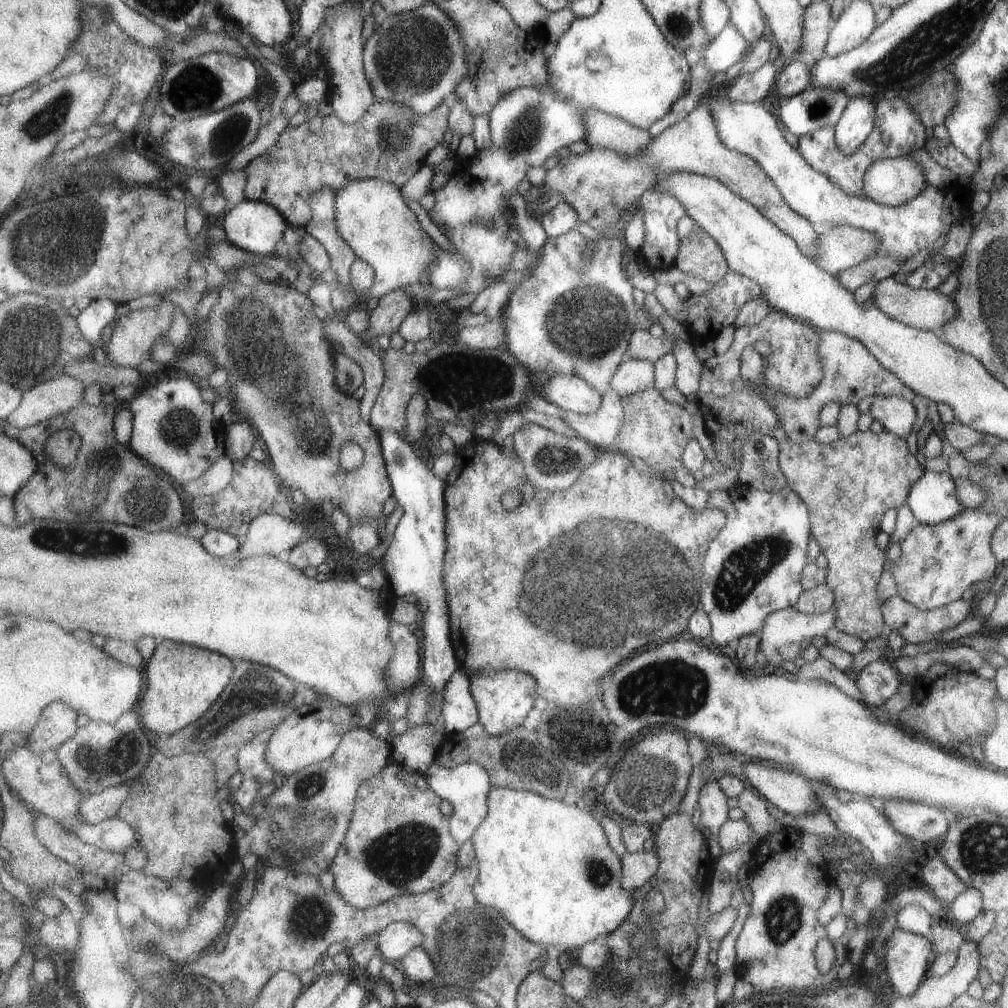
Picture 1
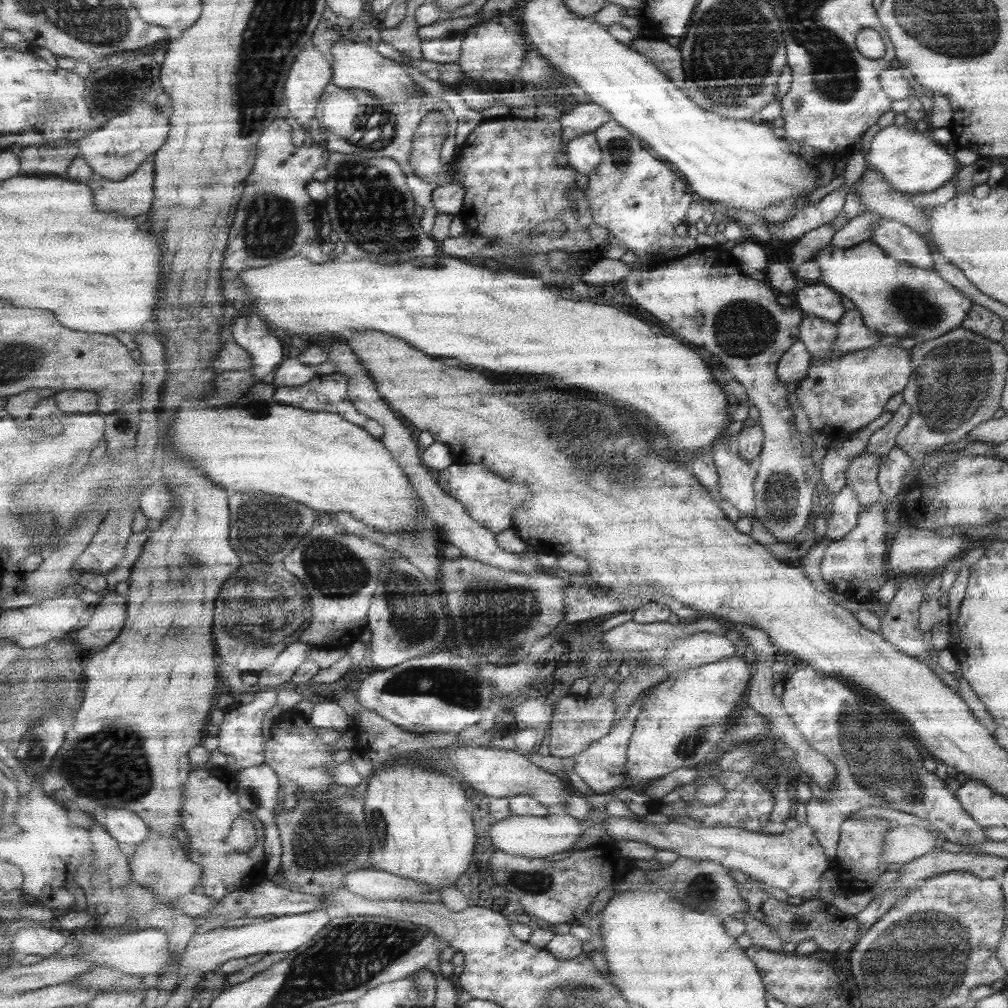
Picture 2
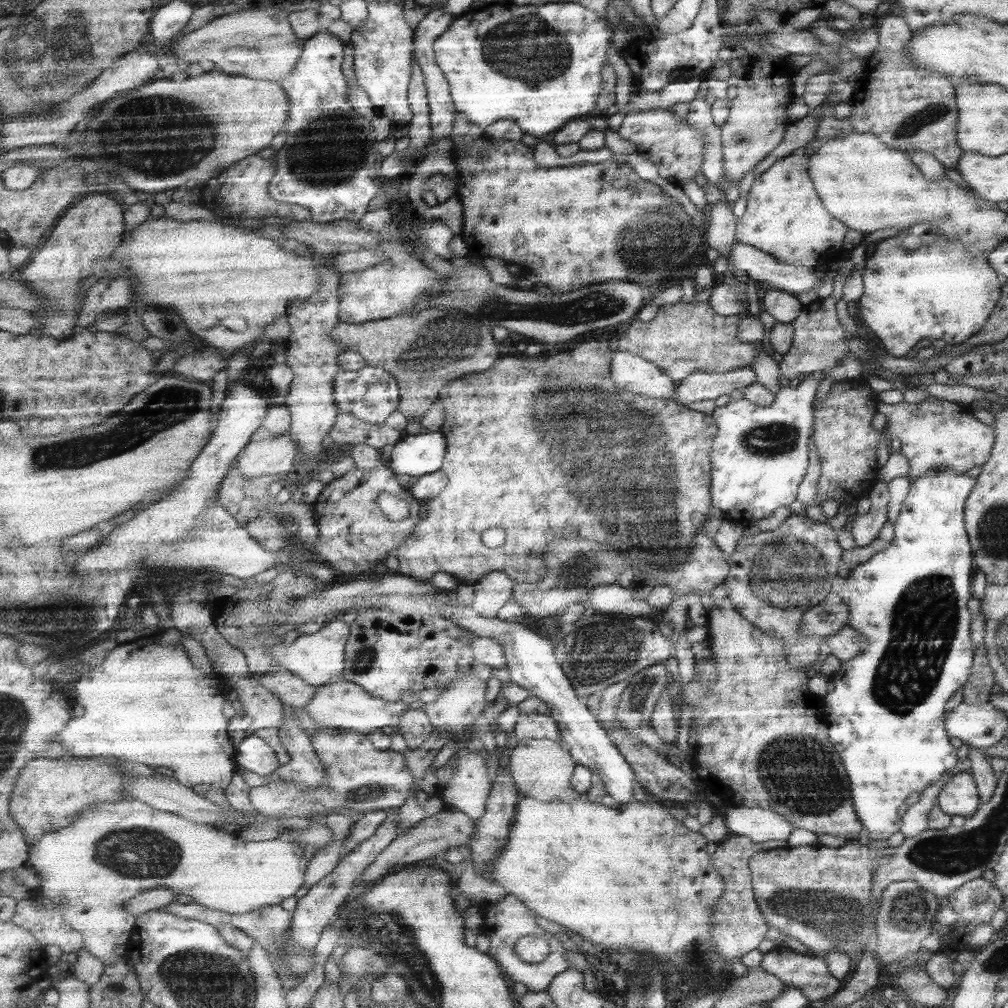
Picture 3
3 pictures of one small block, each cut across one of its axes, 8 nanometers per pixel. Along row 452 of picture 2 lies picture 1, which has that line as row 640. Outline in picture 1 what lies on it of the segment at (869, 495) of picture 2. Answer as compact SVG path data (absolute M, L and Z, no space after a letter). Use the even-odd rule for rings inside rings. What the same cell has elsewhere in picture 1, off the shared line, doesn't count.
M857 430L849 438L837 438L831 444L817 444L815 440L795 444L785 438L779 442L777 466L787 486L795 490L795 494L799 494L799 498L805 502L809 520L811 520L811 538L819 544L821 556L827 560L825 586L833 592L835 606L837 606L833 628L843 634L857 636L859 640L863 640L863 644L883 634L885 628L883 628L881 606L875 594L875 586L883 574L887 552L881 552L877 548L875 538L881 530L883 514L891 508L901 508L905 504L905 498L911 486L925 474L925 470L917 464L915 456L909 454L907 440L897 438L887 430L881 430L879 434Z

